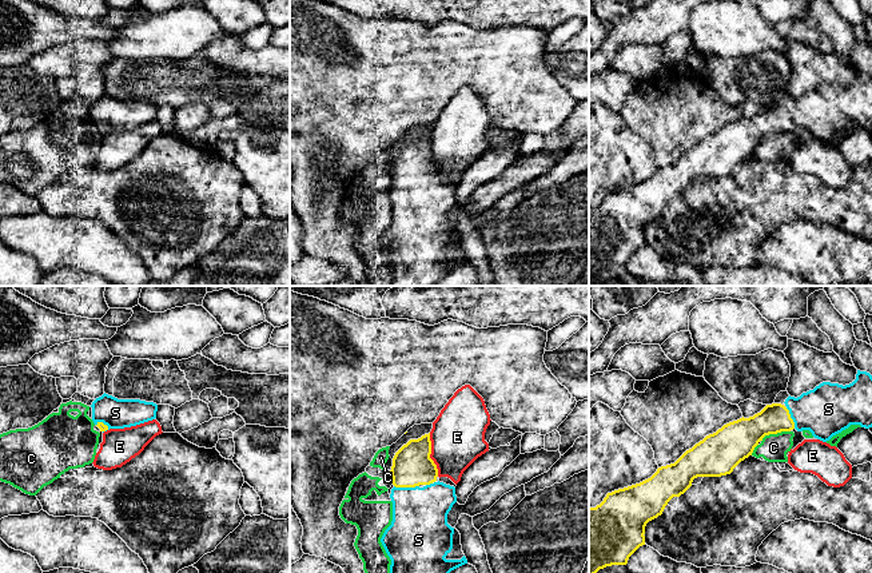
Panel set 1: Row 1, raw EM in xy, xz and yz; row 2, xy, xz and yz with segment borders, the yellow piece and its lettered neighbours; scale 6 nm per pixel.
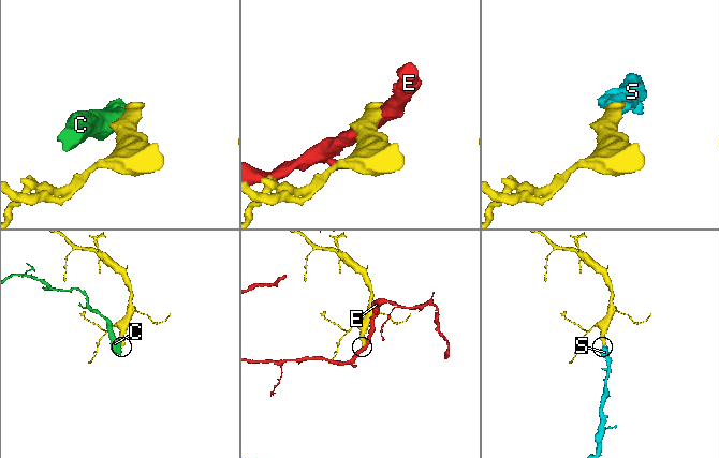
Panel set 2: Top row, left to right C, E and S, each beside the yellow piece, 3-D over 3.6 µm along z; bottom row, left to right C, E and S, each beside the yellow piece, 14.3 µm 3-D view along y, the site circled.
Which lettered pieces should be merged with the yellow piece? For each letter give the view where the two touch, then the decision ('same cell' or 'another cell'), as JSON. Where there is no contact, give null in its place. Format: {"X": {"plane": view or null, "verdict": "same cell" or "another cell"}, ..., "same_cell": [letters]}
{"C": {"plane": "yz", "verdict": "another cell"}, "E": {"plane": "xz", "verdict": "another cell"}, "S": {"plane": "xz", "verdict": "same cell"}, "same_cell": ["S"]}

